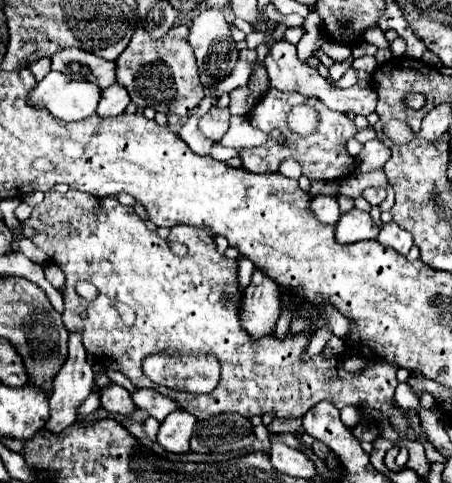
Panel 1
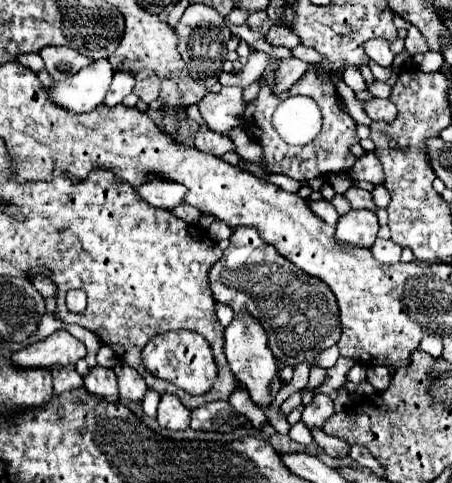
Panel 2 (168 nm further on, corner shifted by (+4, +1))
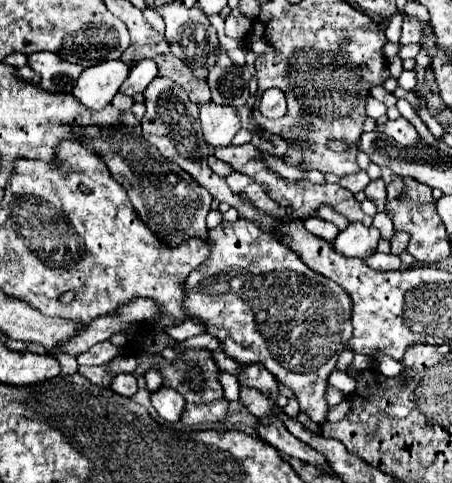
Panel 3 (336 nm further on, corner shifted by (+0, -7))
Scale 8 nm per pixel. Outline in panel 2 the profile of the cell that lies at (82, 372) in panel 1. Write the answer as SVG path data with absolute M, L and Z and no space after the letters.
M71 364L69 366L53 366L51 374L53 374L53 388L55 388L57 396L63 392L77 390L85 384L83 378L77 374L75 366L71 366Z

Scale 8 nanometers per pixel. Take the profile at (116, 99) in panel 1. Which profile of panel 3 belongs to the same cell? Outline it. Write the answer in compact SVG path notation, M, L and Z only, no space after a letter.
M141 60L131 68L129 78L123 82L121 92L127 96L143 92L157 78L157 64L153 60Z

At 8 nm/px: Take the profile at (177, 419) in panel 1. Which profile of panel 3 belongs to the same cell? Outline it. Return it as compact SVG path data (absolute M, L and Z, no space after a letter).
M161 386L157 392L149 394L151 406L155 408L155 412L167 420L167 422L179 422L183 406L185 406L185 398L181 398L173 388L165 388Z

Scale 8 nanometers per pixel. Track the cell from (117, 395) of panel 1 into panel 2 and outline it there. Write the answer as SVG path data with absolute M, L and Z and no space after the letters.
M95 366L91 368L89 376L85 376L85 388L91 394L97 394L101 398L109 398L109 396L117 396L117 378L115 372L111 368L101 368Z

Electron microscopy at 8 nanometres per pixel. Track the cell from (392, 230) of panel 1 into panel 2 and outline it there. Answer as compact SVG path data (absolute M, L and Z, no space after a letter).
M377 238L371 248L373 256L383 264L397 264L401 258L401 250L403 248L399 244L393 244L393 240L383 240L383 238Z

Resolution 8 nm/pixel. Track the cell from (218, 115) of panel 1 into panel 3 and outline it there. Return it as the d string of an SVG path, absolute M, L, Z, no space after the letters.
M213 102L201 104L201 130L203 138L211 146L229 146L235 134L241 130L241 122L233 108L219 106Z

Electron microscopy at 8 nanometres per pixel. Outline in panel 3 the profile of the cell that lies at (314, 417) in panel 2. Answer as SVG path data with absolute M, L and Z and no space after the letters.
M237 220L233 224L223 222L207 230L207 244L211 248L209 260L199 264L185 280L185 314L187 318L207 324L207 332L213 336L229 336L233 342L221 342L223 352L237 360L241 366L263 364L279 384L291 388L299 400L301 412L313 422L321 424L327 418L325 388L327 376L337 364L339 354L347 348L353 326L351 326L351 298L333 280L311 272L301 258L285 244L275 240L271 232L261 230L249 220Z

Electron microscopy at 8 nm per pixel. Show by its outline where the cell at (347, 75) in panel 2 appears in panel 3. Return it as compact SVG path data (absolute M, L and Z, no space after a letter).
M369 98L369 102L367 102L367 116L371 116L371 118L379 118L379 116L383 116L387 112L387 106L383 104L383 102L379 102L379 100L375 100L375 98Z

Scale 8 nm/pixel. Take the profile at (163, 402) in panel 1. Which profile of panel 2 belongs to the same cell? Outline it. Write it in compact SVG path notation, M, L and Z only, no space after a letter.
M119 364L115 368L115 374L119 380L119 396L129 402L141 402L149 388L145 380L139 376L139 372L135 368L129 368L127 364Z

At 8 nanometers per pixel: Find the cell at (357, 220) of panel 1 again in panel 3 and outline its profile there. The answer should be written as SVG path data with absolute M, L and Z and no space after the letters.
M359 222L349 224L345 230L341 230L333 242L335 252L347 256L347 258L369 258L379 244L379 230L373 226L363 226Z

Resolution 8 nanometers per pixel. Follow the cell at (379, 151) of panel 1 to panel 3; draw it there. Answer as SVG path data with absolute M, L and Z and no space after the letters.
M379 178L379 180L373 180L367 188L365 188L365 194L371 202L375 202L377 206L377 212L383 212L385 210L385 200L387 200L387 192L385 192L385 182Z

